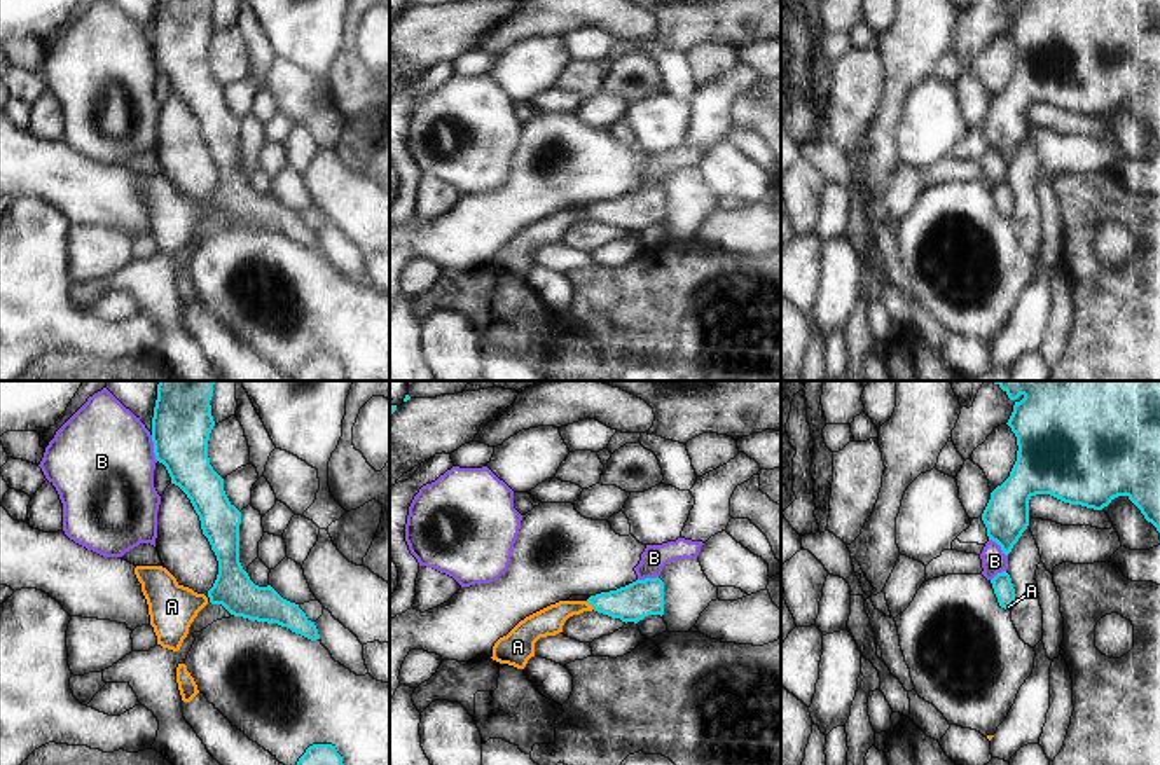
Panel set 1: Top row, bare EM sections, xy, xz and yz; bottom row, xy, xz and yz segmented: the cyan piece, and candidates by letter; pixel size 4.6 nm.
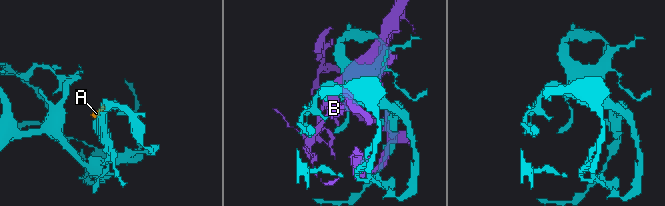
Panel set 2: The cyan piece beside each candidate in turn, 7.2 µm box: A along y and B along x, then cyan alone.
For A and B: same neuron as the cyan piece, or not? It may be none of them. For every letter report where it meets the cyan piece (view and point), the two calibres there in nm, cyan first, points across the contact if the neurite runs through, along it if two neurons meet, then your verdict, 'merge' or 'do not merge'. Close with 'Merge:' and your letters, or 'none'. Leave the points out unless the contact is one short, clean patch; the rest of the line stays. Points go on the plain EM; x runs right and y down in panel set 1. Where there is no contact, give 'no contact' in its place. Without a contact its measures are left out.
A: xz (591, 212) | 170/130 nm | across xz (642, 206), (633, 212), (591, 212), (565, 217), (549, 229) | merge
B: xy (154, 56) | 280/480 nm | do not merge
Merge: A

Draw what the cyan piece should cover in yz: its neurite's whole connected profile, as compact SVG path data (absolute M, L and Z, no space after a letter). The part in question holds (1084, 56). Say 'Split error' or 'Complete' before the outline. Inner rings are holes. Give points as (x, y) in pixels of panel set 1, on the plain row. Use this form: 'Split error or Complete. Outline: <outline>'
Complete. Outline: M1006 0L1015 10L1008 35L1017 45L1017 70L1010 86L991 101L991 108L982 122L989 148L996 150L1003 162L1008 164L1013 154L1029 134L1029 108L1036 103L1050 103L1069 114L1081 114L1094 119L1102 119L1115 107L1127 105L1160 141L1160 0Z

